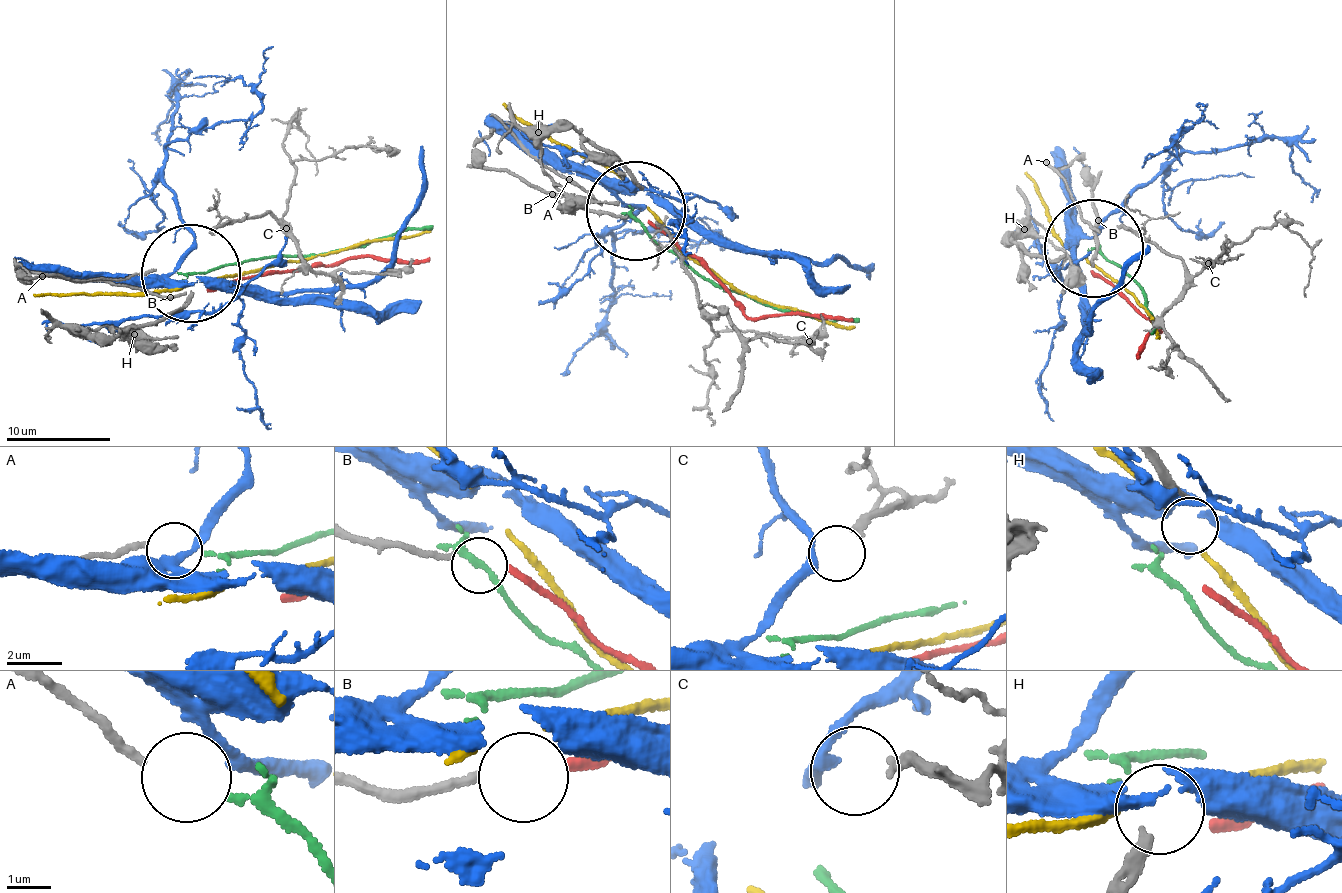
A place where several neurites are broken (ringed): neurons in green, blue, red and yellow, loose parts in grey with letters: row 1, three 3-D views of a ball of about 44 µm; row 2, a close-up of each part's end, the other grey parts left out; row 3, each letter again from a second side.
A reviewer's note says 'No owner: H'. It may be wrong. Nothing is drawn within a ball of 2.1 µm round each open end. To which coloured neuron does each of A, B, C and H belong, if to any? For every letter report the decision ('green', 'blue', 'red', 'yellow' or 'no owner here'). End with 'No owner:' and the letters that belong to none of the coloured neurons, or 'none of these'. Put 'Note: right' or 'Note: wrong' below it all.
A: green
B: red
C: blue
H: no owner here
No owner: H
Note: right

